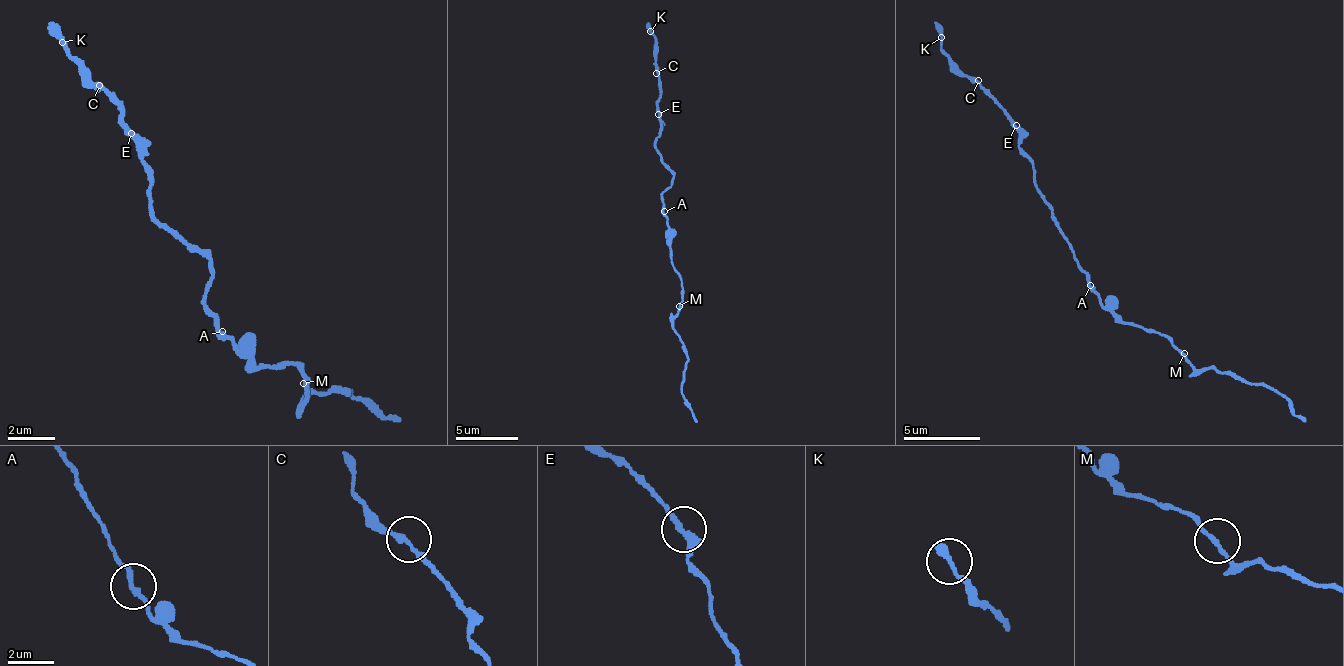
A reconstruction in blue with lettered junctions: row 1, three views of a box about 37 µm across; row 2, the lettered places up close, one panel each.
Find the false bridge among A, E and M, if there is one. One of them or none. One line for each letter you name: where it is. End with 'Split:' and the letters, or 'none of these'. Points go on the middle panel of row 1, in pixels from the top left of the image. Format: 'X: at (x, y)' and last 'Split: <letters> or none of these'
Split: none of these

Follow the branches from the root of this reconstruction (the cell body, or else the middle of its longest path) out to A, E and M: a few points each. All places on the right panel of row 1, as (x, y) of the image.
A: (1083, 269), (1090, 285)
E: (1083, 269), (1034, 181), (1034, 159), (1023, 147), (1017, 126)
M: (1083, 269), (1087, 280), (1103, 303), (1111, 303), (1124, 321), (1166, 334), (1184, 353)

